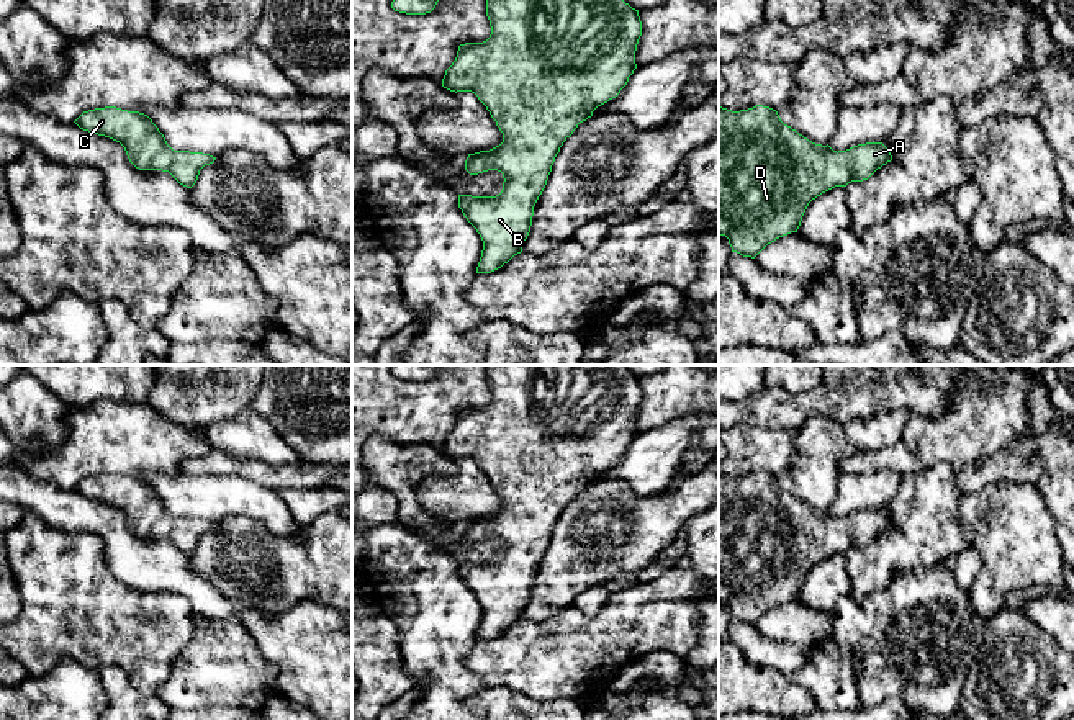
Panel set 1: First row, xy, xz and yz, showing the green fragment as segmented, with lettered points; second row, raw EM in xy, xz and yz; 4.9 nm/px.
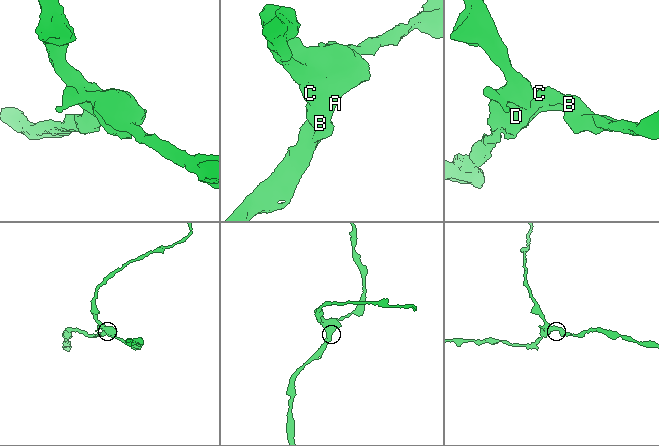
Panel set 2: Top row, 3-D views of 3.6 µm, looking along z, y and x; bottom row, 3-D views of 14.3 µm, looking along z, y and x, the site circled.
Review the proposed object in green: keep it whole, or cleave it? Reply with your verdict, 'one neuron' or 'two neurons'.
one neuron

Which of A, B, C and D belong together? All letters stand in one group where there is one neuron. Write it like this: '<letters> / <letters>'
A B C D

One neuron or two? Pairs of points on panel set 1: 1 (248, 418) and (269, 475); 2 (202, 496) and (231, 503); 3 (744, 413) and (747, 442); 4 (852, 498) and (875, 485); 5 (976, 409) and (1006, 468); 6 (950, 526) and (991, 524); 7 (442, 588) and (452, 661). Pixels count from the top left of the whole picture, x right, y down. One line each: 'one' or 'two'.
1: two
2: one
3: two
4: one
5: two
6: two
7: one

